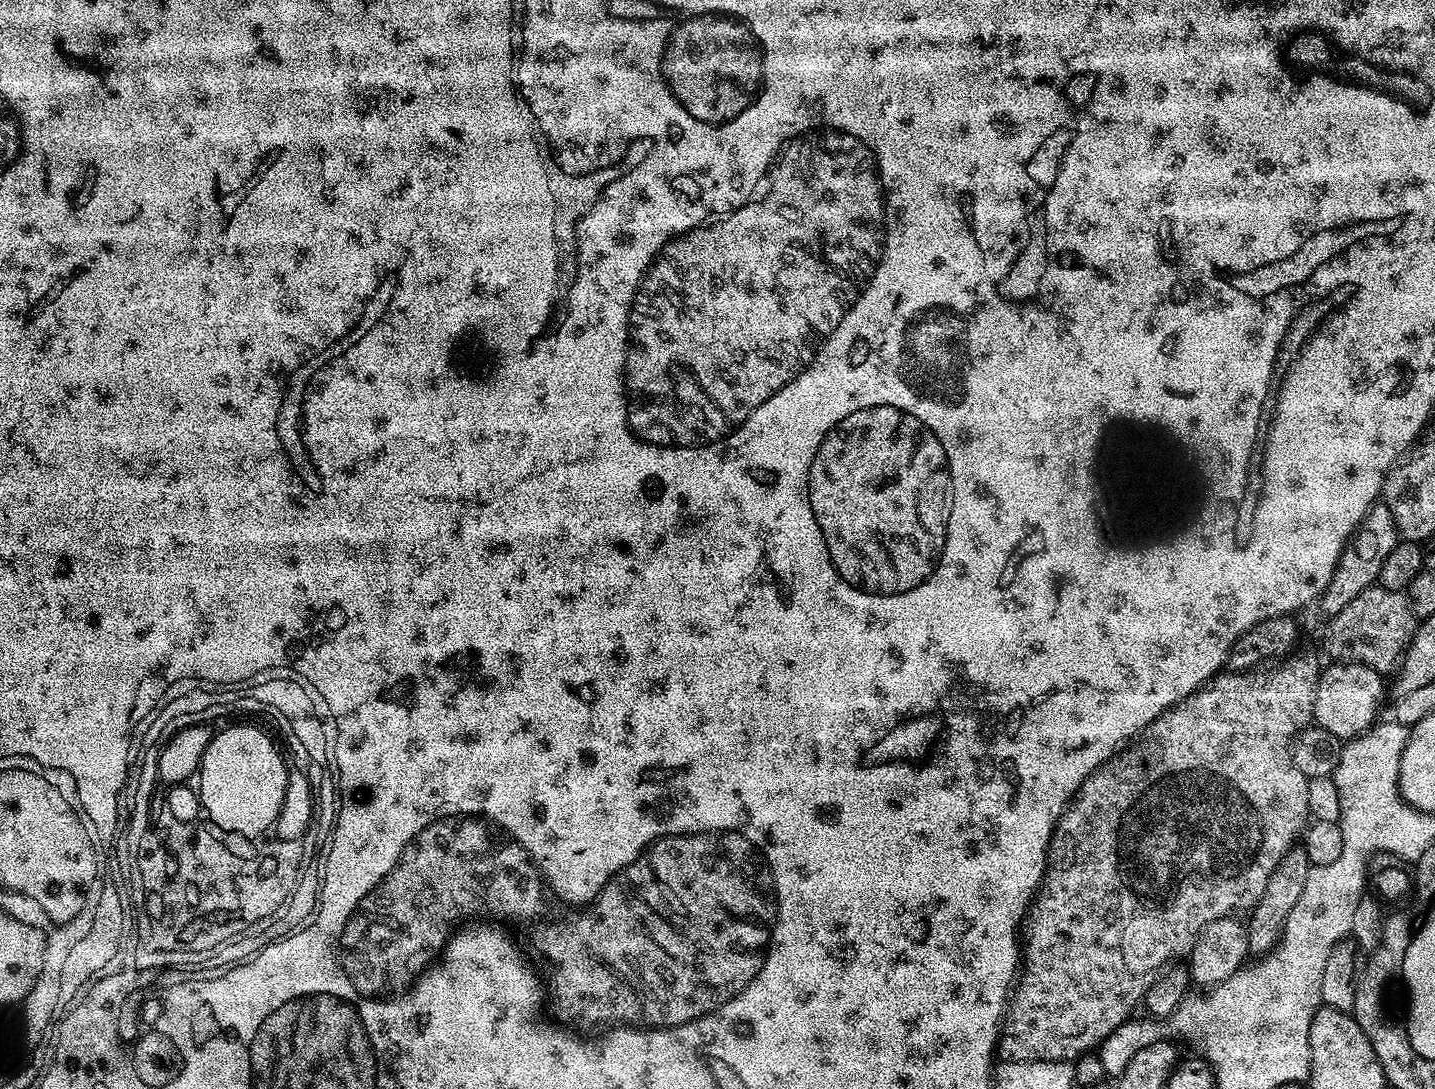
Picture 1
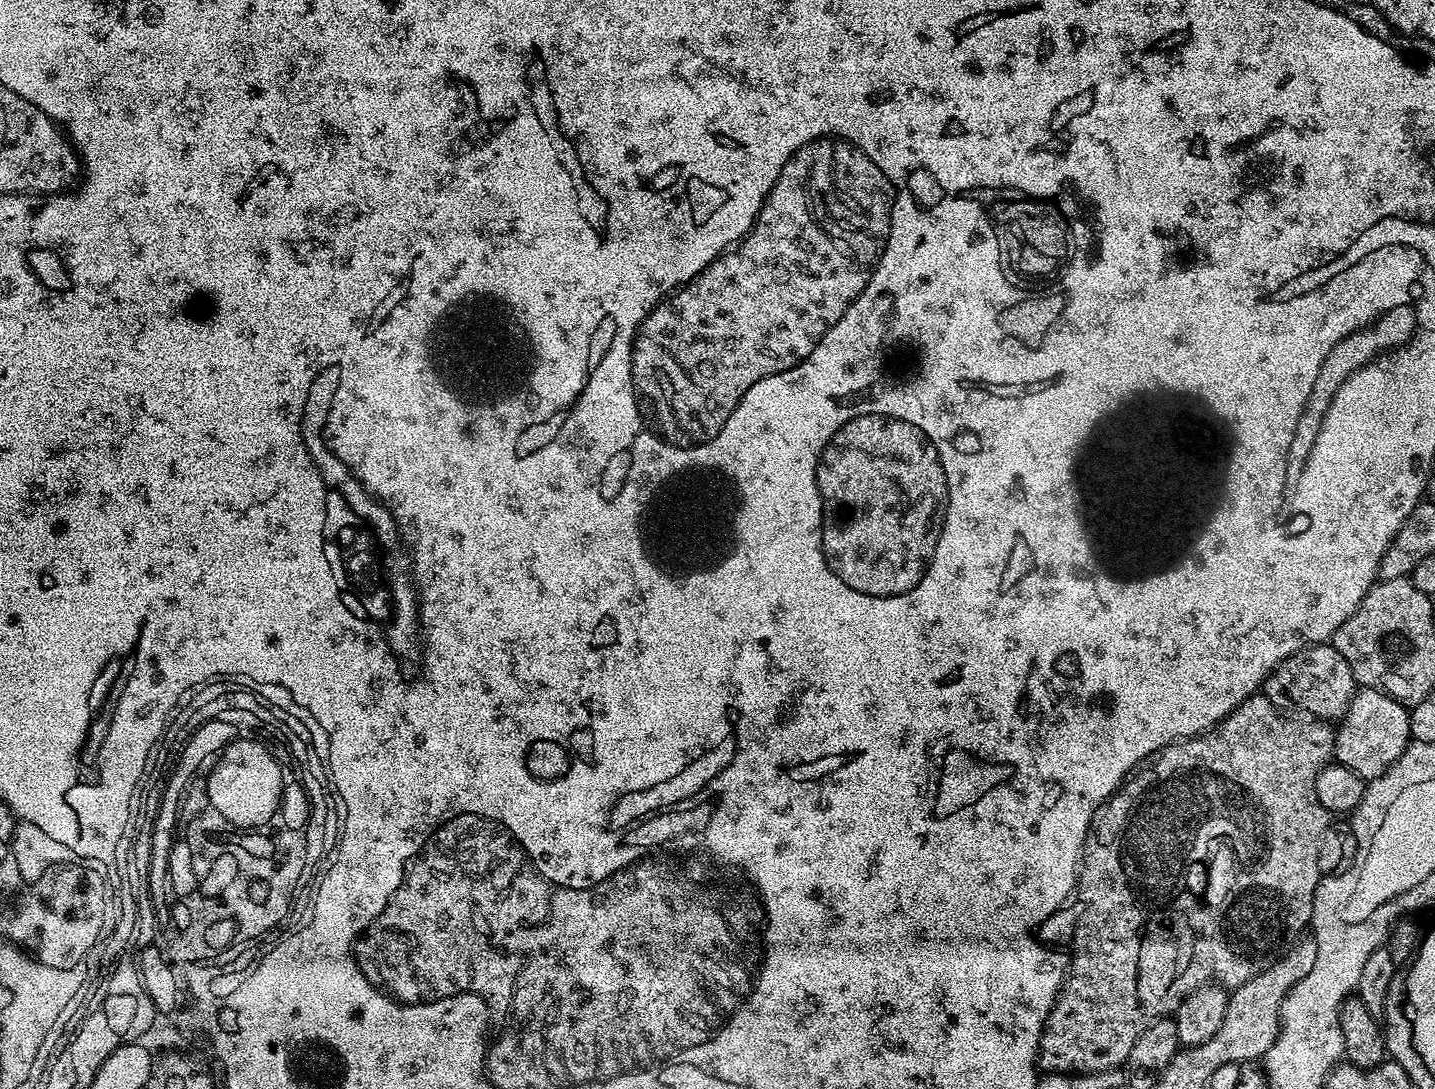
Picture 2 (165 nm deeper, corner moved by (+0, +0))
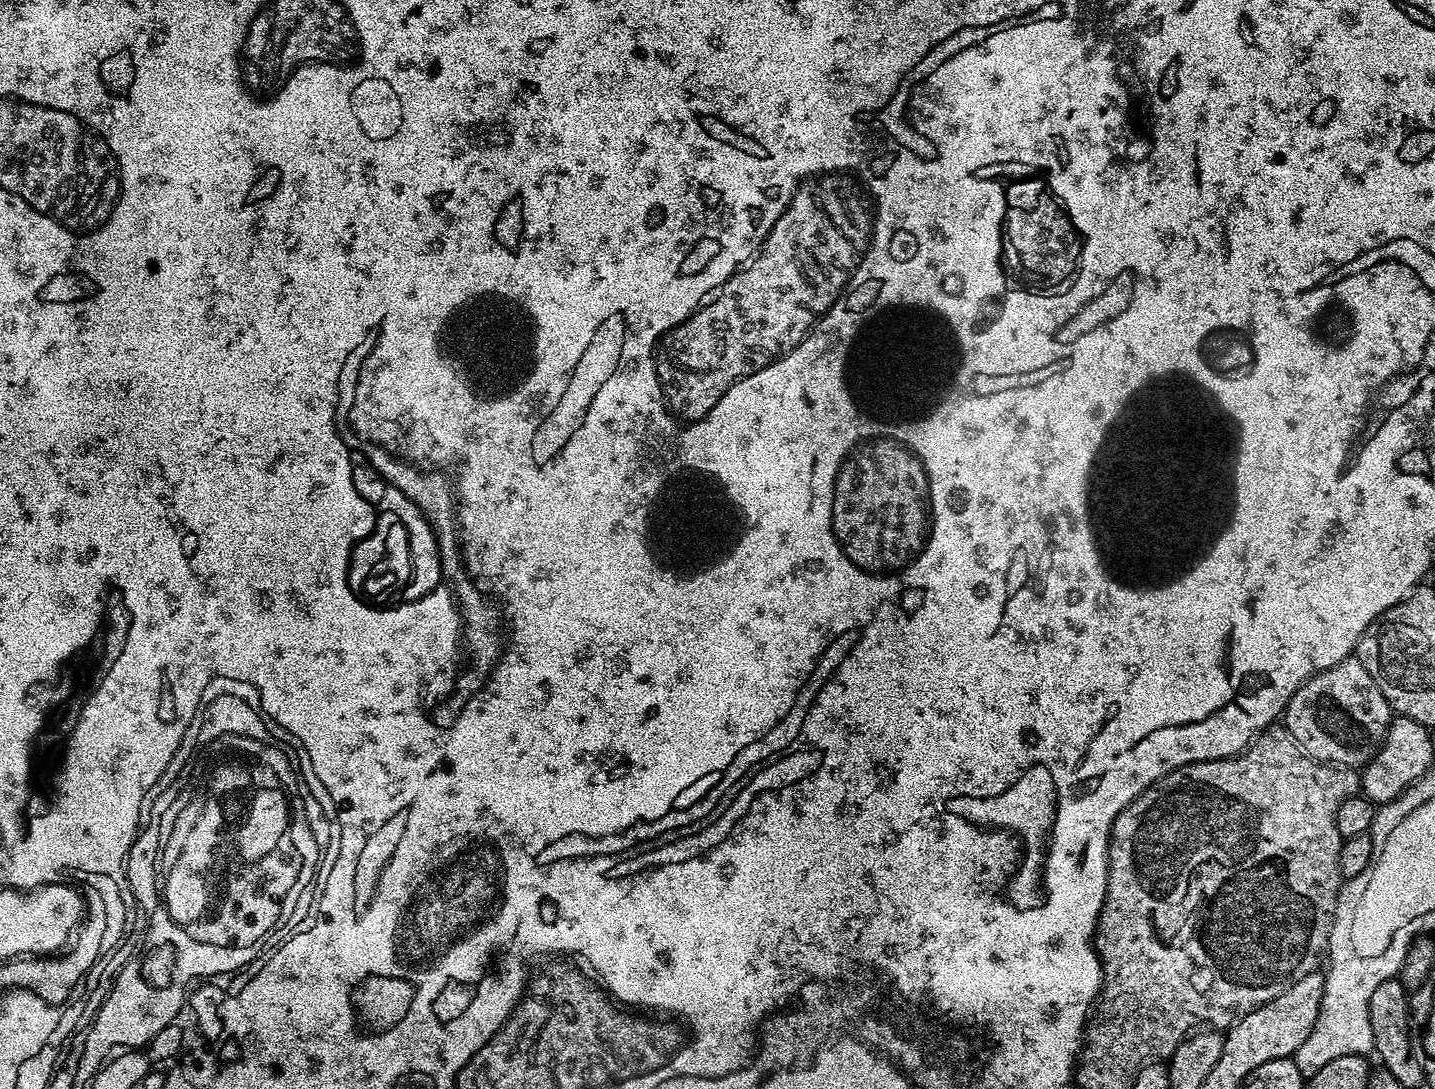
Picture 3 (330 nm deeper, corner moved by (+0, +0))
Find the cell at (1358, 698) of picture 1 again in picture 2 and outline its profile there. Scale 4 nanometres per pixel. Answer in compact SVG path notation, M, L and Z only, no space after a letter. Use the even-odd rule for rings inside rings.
M1361 687L1352 695L1346 714L1335 729L1335 750L1333 757L1337 763L1355 772L1365 782L1379 778L1408 749L1412 740L1410 734L1409 709L1390 698L1377 688Z

